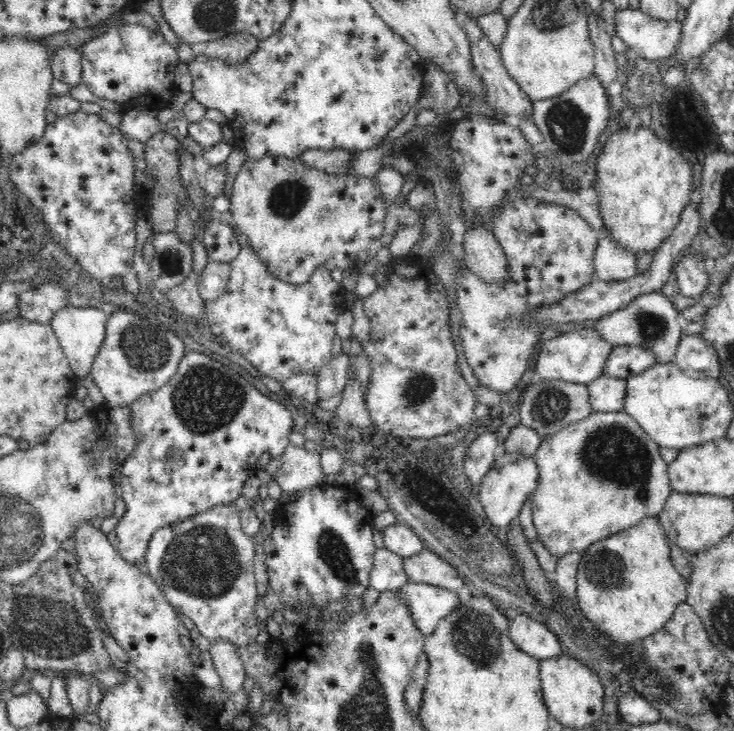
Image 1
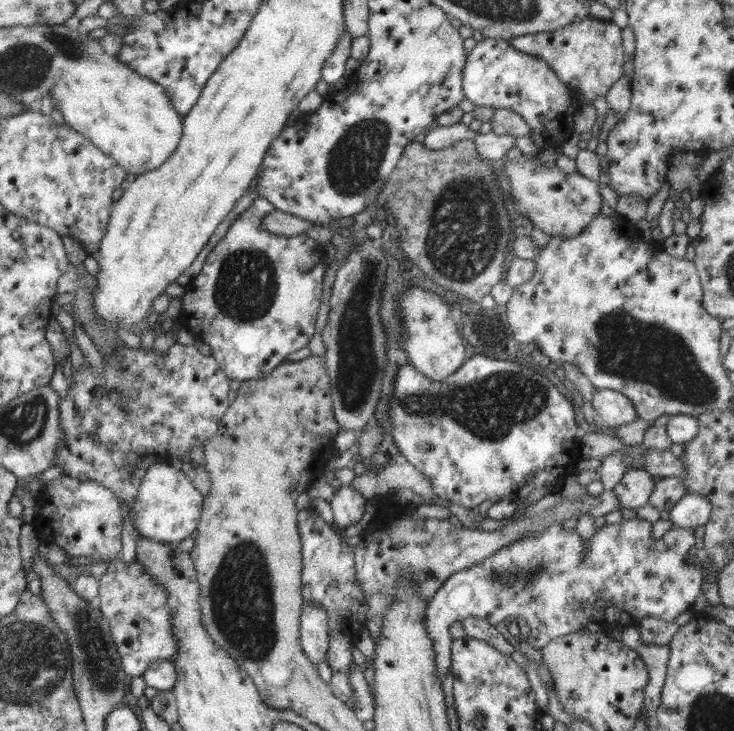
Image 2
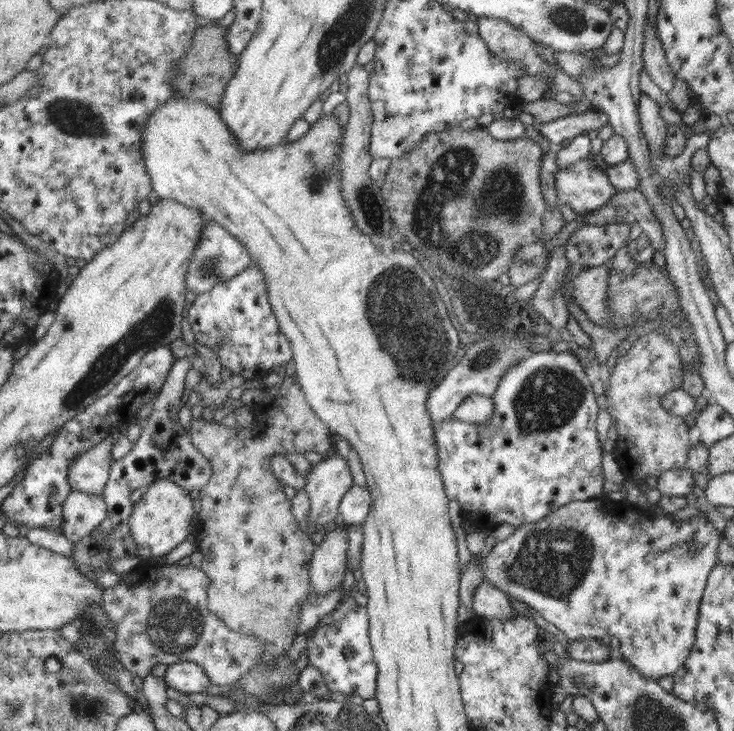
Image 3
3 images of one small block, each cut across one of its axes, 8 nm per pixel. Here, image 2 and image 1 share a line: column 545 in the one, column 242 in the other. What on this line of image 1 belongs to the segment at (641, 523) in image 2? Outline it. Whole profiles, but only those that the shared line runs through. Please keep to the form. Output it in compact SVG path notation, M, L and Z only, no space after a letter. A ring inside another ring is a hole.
M235 503L218 504L210 511L192 516L190 521L160 528L150 538L146 550L146 568L148 575L158 583L168 603L192 619L199 632L211 643L224 639L237 646L254 644L258 638L259 624L255 615L255 604L259 598L256 593L254 577L255 541L242 529L240 510Z

